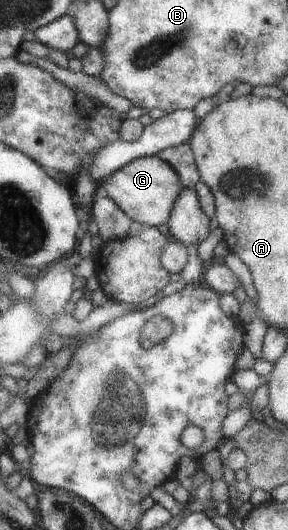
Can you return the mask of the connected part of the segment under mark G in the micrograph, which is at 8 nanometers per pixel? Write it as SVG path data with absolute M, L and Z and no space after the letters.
M156 155L136 157L98 181L96 197L108 195L131 220L146 227L167 224L174 203L184 190L178 175Z

